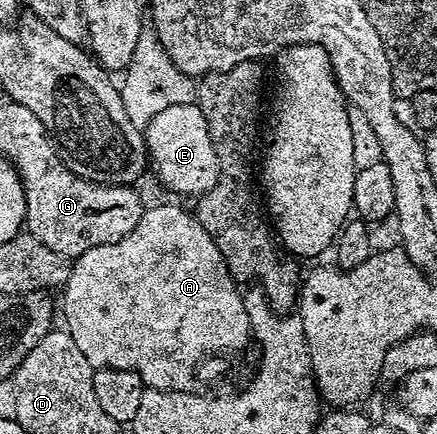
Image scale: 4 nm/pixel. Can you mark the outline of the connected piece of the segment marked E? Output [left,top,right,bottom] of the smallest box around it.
[145,102,219,195]

